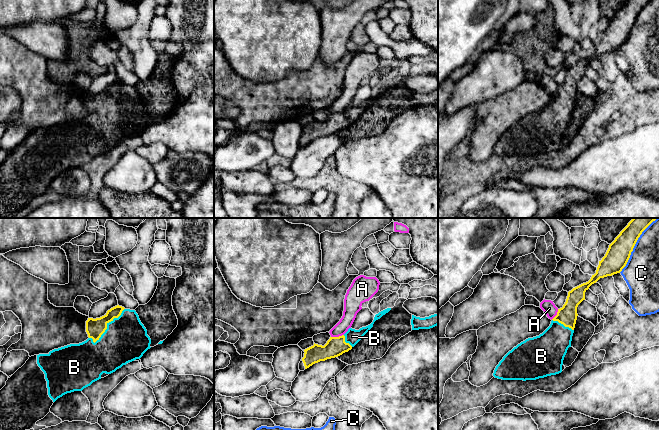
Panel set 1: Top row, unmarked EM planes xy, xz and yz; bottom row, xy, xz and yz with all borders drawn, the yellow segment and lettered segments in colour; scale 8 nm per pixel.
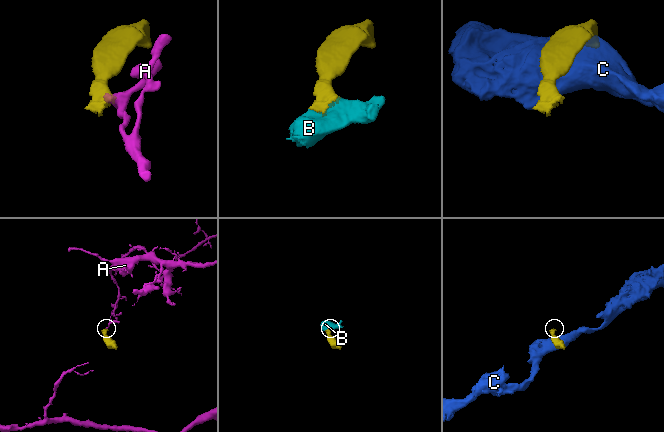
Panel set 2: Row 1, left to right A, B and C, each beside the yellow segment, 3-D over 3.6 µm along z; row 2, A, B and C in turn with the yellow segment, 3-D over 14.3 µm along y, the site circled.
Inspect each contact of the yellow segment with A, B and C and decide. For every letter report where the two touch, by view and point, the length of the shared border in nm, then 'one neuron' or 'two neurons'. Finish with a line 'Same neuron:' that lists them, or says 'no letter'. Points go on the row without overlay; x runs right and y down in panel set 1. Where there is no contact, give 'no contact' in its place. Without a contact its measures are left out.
A: xz (337, 113) | 110 nm | two neurons
B: xy (106, 103) | 380 nm | one neuron
C: yz (633, 23) | 460 nm | two neurons
Same neuron: B

